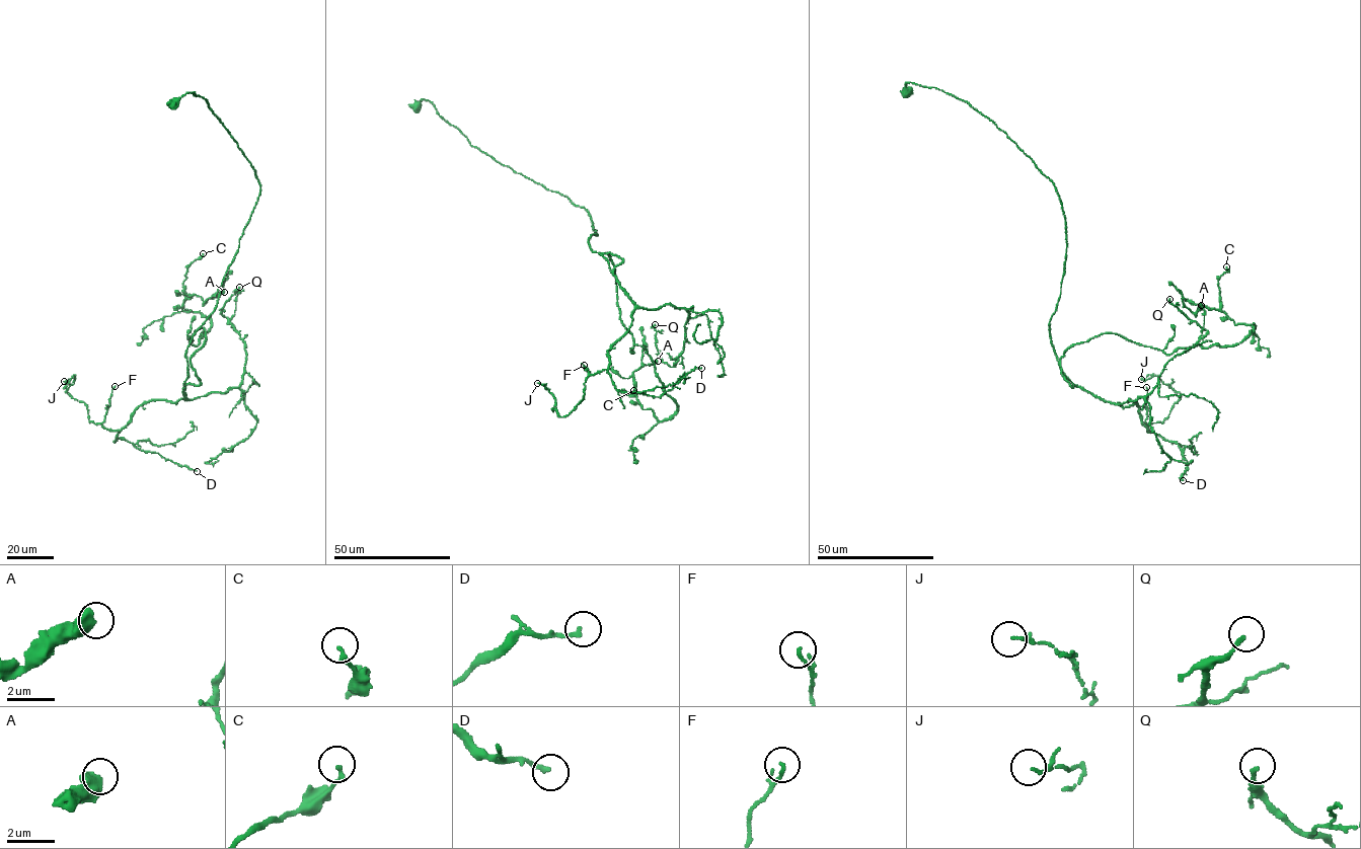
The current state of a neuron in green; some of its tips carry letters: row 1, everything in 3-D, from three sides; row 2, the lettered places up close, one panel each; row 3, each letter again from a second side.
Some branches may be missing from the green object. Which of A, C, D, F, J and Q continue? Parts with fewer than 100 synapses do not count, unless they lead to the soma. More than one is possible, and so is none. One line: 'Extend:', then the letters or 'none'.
Extend: none

